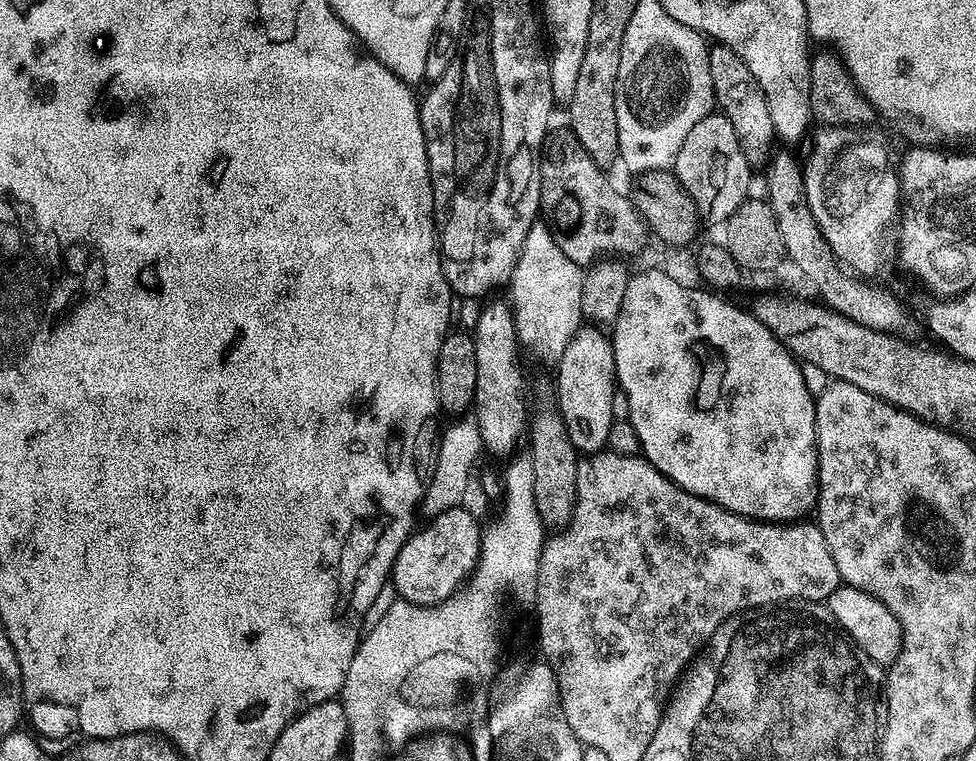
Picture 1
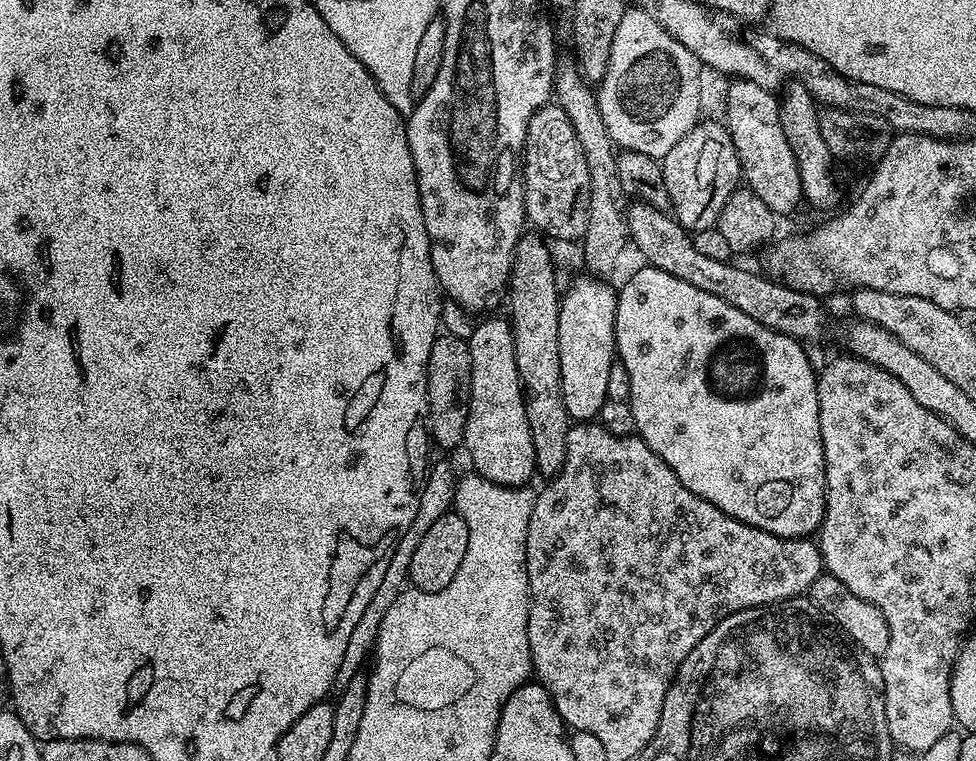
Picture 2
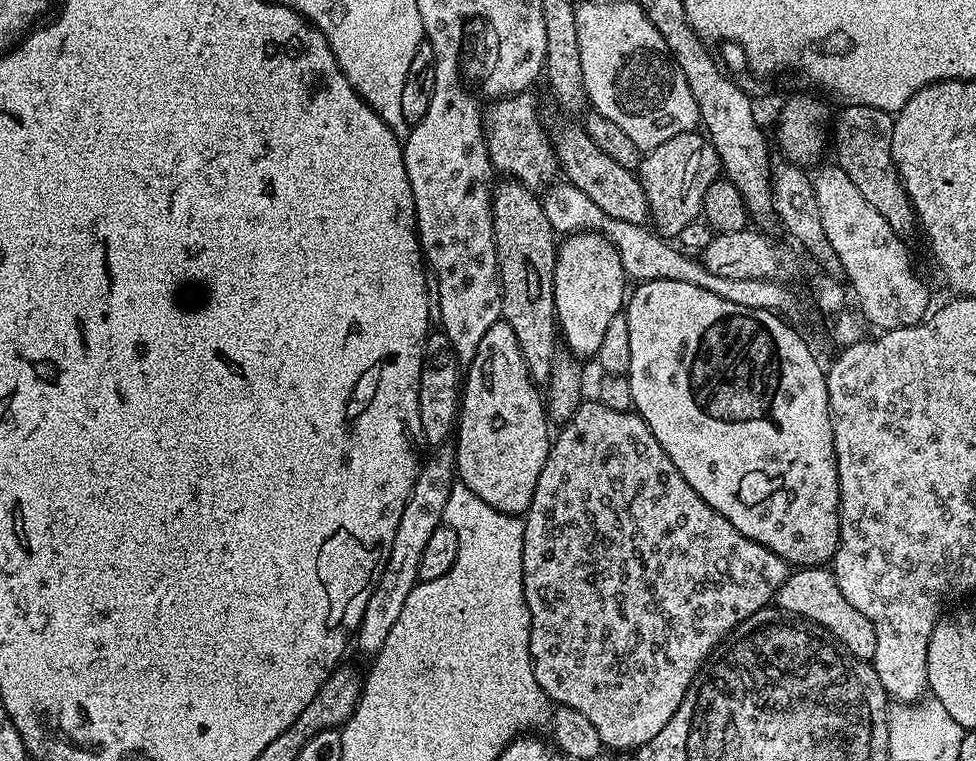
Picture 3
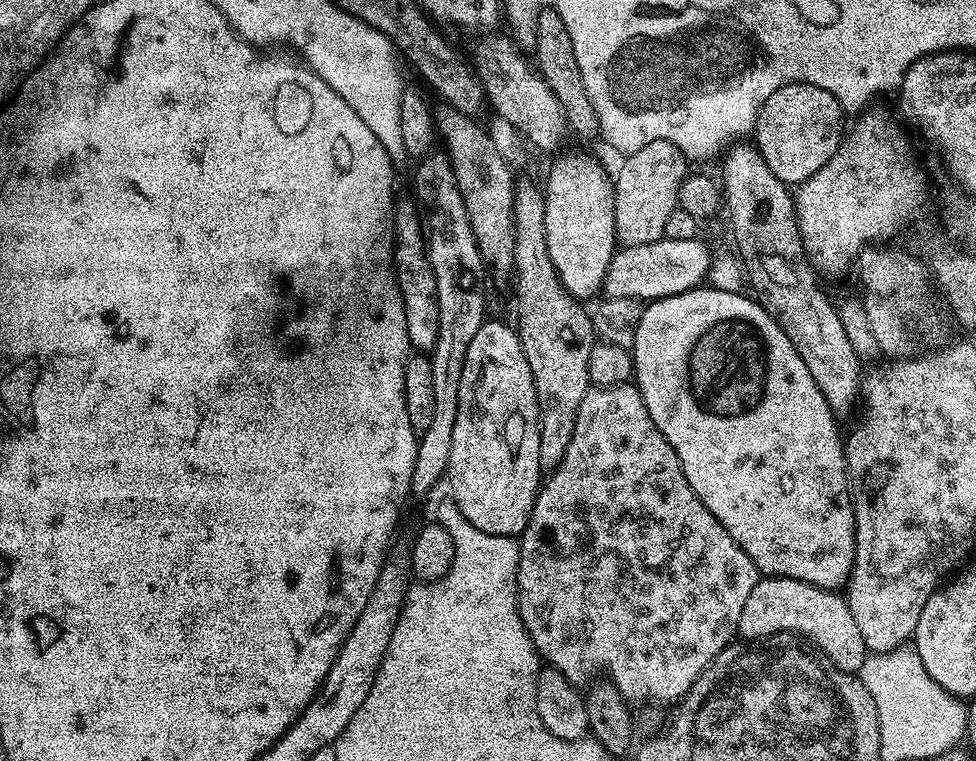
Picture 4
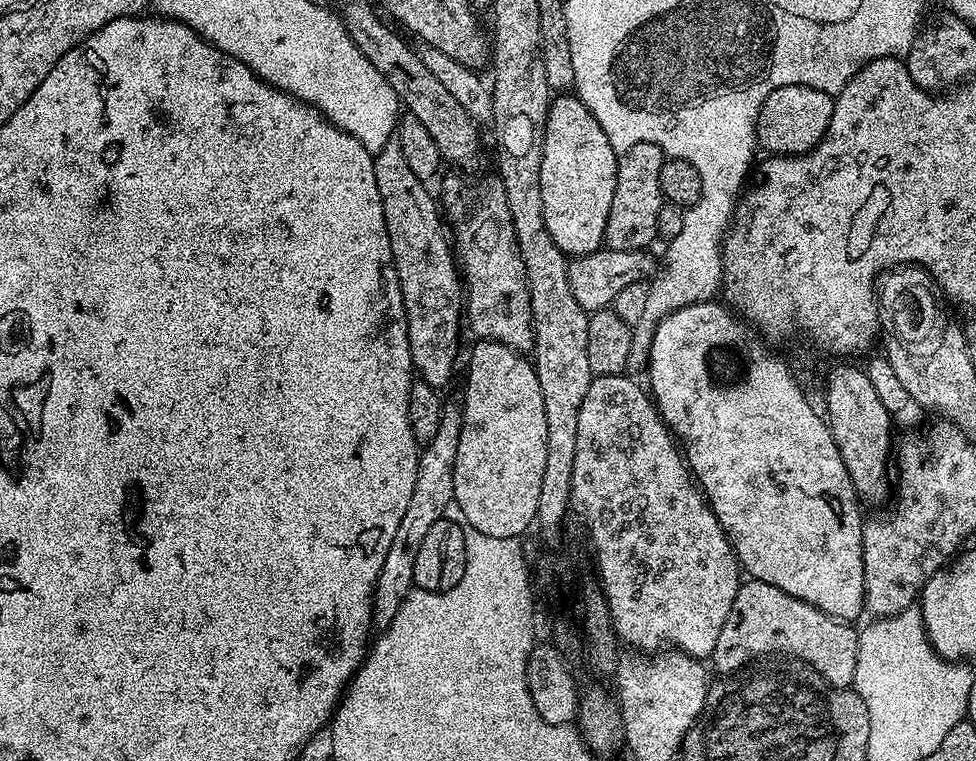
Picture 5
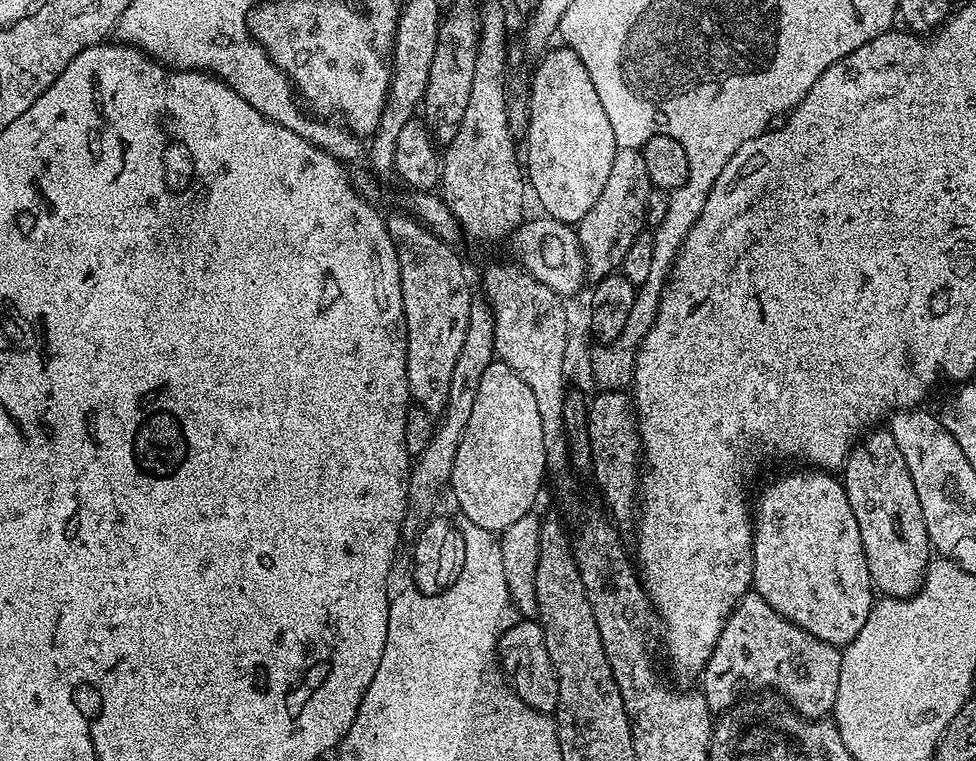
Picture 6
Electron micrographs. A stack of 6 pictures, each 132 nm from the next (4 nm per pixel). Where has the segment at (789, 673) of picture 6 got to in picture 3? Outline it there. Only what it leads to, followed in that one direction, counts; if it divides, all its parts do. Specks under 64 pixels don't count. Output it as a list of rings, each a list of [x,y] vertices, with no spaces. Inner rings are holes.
[[[797,567],[776,592],[775,603],[783,611],[807,620],[811,625],[821,624],[839,644],[846,646],[846,650],[850,650],[850,654],[860,660],[870,662],[874,658],[874,649],[878,647],[878,634],[874,634],[870,618],[866,618],[862,610],[857,610],[850,606],[850,602],[846,602],[842,590],[838,590],[836,575],[832,573],[831,567]]]

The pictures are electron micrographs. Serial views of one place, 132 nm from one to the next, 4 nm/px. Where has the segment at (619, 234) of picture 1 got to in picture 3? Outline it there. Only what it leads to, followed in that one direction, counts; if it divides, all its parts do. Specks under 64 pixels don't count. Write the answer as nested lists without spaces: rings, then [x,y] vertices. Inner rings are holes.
[[[531,91],[518,92],[497,99],[489,108],[487,105],[483,113],[484,136],[488,139],[488,153],[492,159],[492,167],[499,175],[501,172],[501,177],[517,180],[519,184],[524,184],[533,190],[544,190],[557,179],[558,161],[553,137],[550,132],[548,136],[547,130],[544,129],[544,124],[540,121],[540,108],[532,95]]]

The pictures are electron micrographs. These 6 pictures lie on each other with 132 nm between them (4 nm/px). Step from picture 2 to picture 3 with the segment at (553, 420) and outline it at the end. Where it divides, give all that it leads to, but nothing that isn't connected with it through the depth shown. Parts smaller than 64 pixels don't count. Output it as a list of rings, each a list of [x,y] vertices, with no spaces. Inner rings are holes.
[[[511,178],[500,183],[495,185],[492,194],[492,225],[502,320],[510,326],[510,330],[514,330],[514,338],[518,338],[518,350],[522,350],[522,358],[533,381],[546,382],[558,355],[554,302],[558,233],[551,228],[541,197],[533,189]]]

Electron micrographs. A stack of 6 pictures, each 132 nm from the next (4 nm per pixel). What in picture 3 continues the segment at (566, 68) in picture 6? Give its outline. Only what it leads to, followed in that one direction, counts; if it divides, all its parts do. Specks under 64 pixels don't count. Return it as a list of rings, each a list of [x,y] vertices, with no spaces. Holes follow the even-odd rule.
[[[575,232],[565,235],[559,241],[556,250],[556,269],[554,270],[554,302],[556,303],[556,322],[562,333],[562,340],[568,343],[567,351],[573,357],[595,357],[602,344],[602,338],[609,329],[610,322],[622,312],[626,304],[626,288],[624,292],[626,275],[622,266],[622,259],[618,250],[601,236],[599,232]]]

